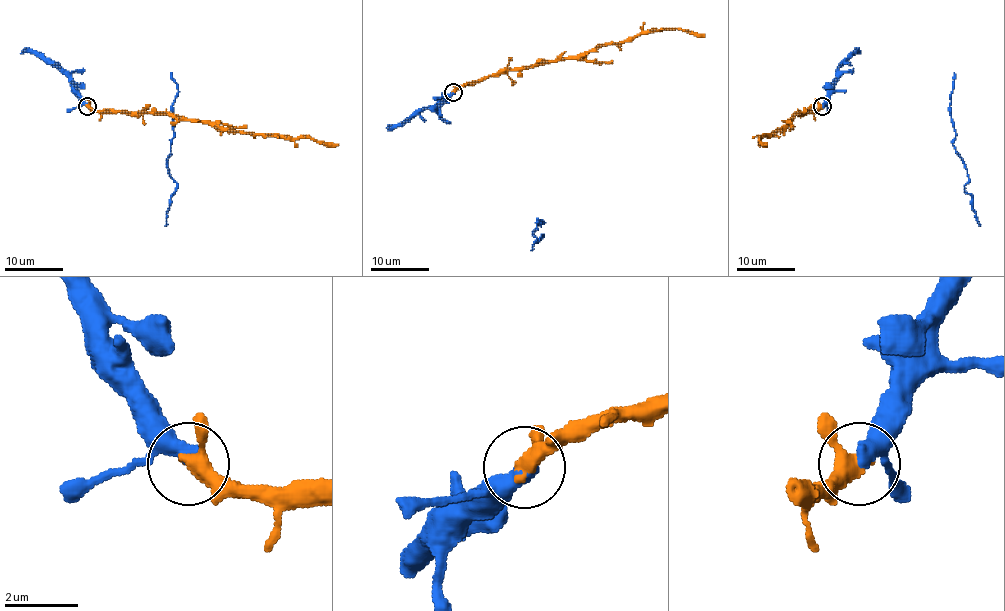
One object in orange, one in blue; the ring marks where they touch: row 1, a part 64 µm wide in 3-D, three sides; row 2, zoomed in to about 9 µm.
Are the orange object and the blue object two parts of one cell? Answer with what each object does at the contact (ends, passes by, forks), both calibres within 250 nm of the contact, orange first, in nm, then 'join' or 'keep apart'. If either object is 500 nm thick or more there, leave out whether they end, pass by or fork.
orange passes by; blue ends; calibres 360 and 480 nm; join

